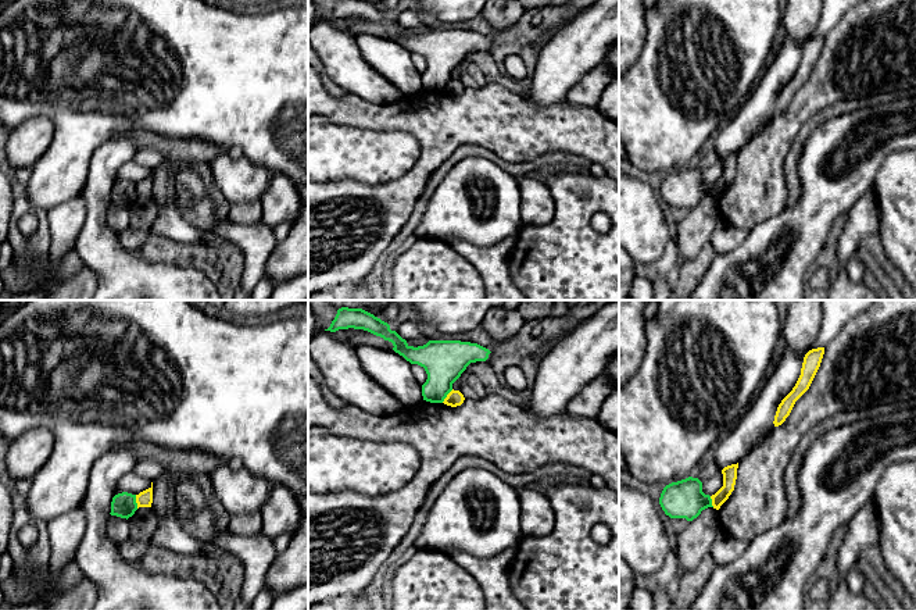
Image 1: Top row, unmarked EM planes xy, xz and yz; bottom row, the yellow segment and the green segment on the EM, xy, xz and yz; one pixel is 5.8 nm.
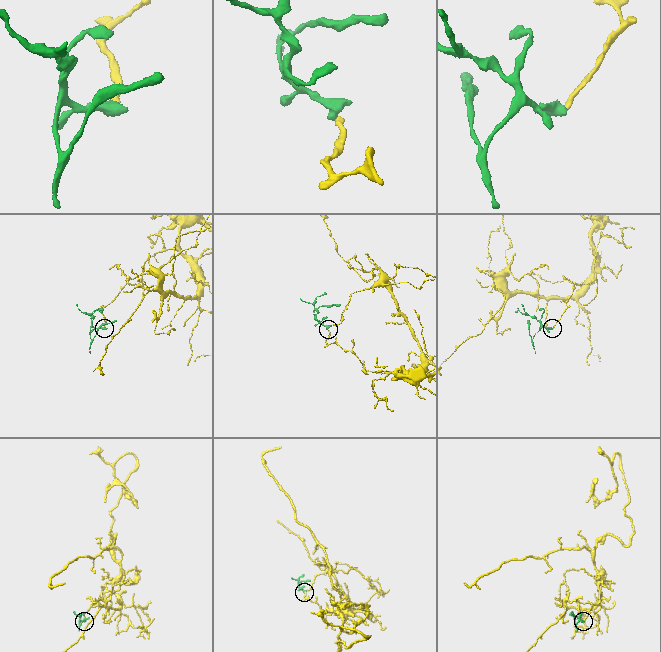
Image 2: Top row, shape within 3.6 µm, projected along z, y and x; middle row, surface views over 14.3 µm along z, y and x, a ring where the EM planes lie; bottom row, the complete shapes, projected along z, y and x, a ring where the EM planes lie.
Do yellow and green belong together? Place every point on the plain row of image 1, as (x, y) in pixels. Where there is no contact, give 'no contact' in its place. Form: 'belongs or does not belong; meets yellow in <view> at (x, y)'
does not belong; meets yellow in xy at (136, 191)

